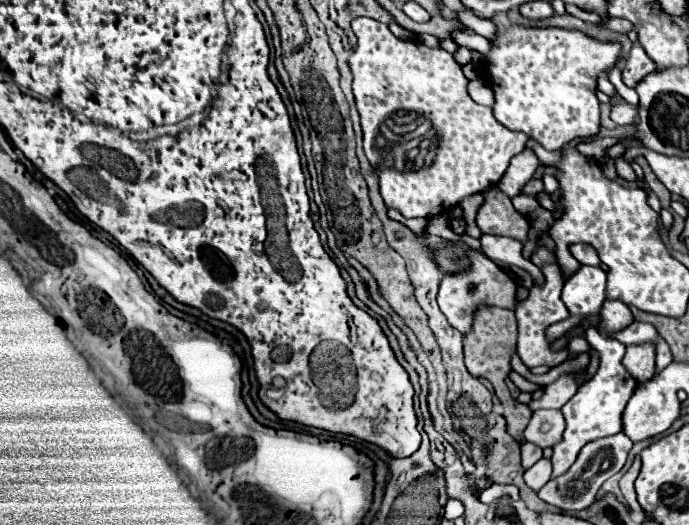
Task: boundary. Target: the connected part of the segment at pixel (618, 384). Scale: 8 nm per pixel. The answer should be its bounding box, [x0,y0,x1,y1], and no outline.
[552,328,638,478]

